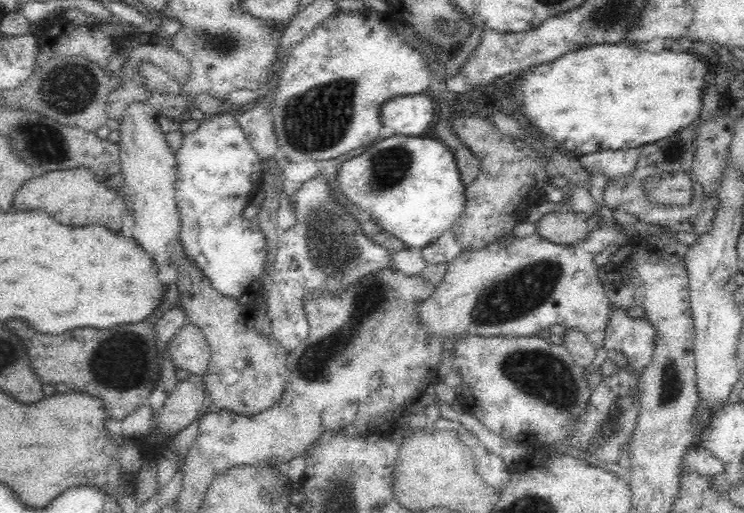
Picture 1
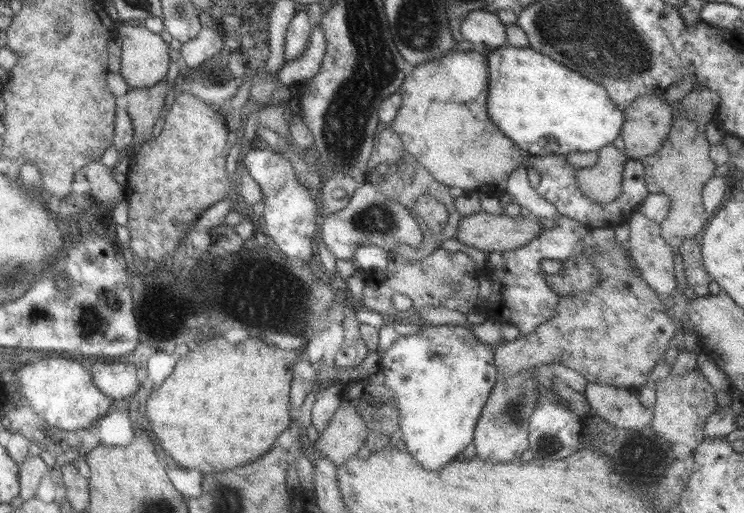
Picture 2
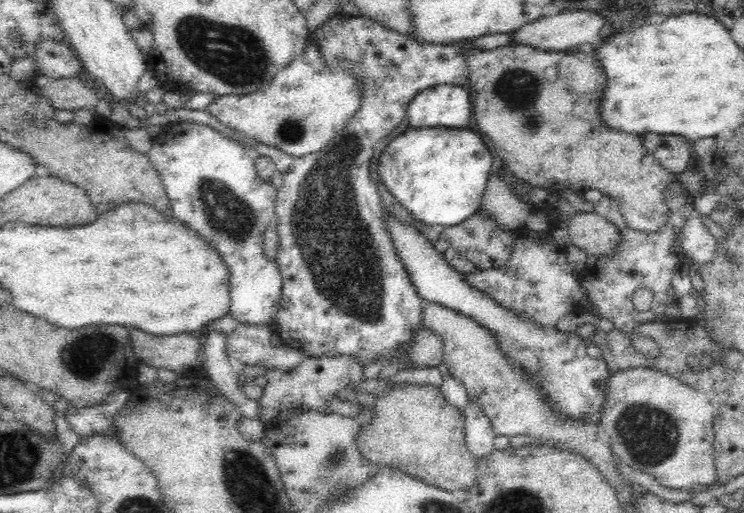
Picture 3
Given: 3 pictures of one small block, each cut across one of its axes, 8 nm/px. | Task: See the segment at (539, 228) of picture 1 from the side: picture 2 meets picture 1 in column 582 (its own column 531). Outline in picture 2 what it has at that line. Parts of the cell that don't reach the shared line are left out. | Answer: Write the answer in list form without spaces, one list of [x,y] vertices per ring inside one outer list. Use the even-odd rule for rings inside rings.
[[[480,210],[472,214],[469,212],[469,216],[460,219],[454,238],[461,244],[472,246],[477,250],[487,251],[488,253],[491,251],[503,252],[527,244],[538,232],[541,232],[545,225],[547,225],[546,222],[537,220],[533,216],[523,218],[520,215],[510,218],[505,215],[487,214]]]

